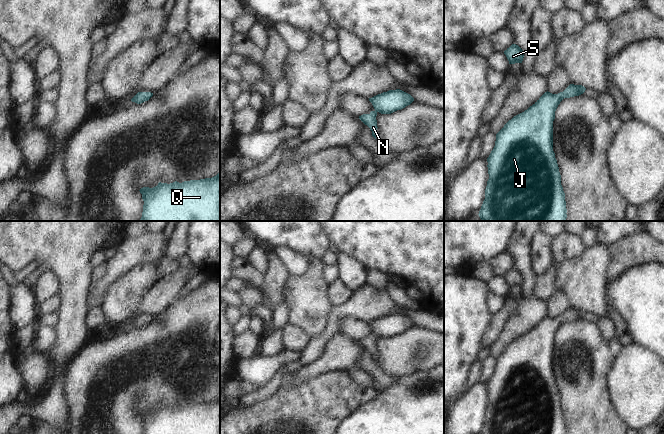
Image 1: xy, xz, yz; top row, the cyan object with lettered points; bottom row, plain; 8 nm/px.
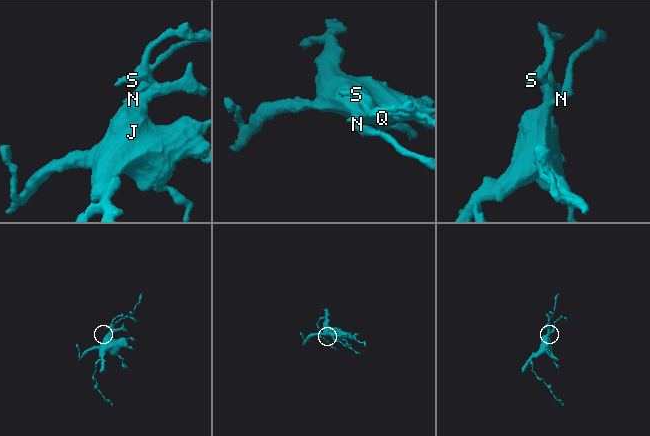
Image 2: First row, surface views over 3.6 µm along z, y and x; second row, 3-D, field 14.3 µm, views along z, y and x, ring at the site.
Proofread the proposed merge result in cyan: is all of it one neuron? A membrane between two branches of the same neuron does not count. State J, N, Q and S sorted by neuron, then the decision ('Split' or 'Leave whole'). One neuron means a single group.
Groups: J N Q S. Leave whole.

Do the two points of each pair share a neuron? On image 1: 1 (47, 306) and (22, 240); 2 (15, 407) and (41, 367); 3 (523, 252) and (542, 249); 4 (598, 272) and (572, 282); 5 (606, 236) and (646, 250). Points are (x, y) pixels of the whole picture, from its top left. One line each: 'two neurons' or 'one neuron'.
1: two neurons
2: two neurons
3: two neurons
4: one neuron
5: two neurons

